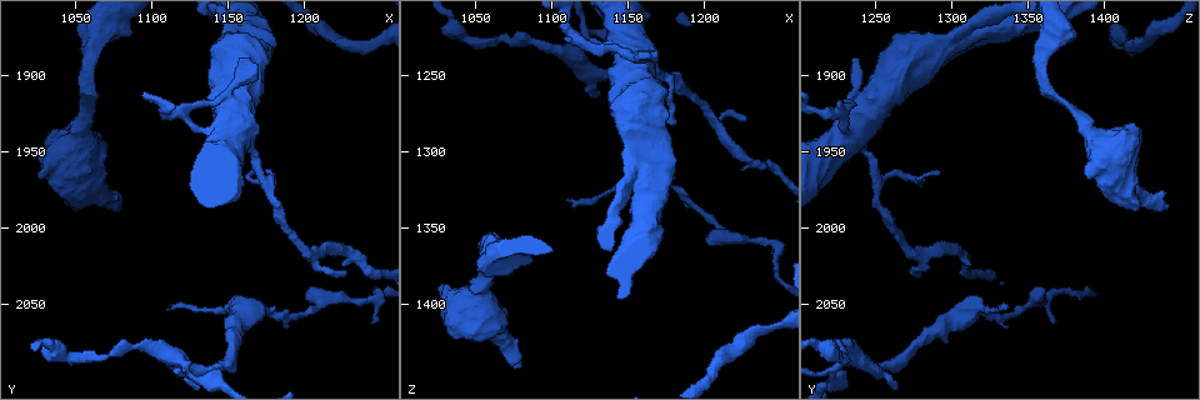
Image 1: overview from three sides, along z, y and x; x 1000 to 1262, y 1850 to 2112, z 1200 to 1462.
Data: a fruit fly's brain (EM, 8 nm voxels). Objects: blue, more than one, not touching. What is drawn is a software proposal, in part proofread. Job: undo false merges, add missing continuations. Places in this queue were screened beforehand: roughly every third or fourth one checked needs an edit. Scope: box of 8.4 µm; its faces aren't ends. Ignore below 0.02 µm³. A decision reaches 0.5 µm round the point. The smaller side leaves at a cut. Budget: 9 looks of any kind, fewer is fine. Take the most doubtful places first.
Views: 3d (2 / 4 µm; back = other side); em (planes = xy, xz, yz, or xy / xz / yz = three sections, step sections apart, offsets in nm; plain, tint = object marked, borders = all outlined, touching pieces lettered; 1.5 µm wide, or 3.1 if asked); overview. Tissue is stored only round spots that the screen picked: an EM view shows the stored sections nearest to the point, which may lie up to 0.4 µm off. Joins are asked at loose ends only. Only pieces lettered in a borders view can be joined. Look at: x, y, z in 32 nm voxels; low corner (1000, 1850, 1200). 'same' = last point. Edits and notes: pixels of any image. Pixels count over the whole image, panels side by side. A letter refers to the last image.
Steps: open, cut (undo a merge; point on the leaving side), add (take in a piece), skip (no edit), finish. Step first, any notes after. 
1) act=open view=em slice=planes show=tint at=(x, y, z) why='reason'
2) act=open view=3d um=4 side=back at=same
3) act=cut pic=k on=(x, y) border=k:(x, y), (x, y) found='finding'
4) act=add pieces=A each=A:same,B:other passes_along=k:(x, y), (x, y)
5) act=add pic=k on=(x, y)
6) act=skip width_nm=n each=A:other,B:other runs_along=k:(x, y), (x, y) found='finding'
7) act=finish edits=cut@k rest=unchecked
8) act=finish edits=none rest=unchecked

act=open view=3d um=4 at=(1162, 1890, 1234) why='an open end'

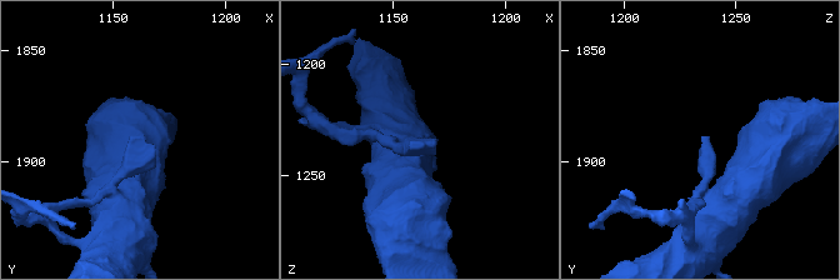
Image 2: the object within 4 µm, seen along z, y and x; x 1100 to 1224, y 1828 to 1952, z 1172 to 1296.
act=open view=em slice=planes show=borders at=(1164, 1890, 1235) why='need the tissue'

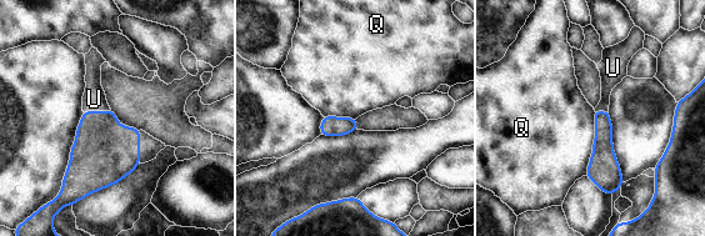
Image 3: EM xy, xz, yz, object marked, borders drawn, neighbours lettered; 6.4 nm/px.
act=add pieces=U longest_contact=Q:420nm each=Q:other,U:same found='it goes on there'

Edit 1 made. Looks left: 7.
act=open view=overview

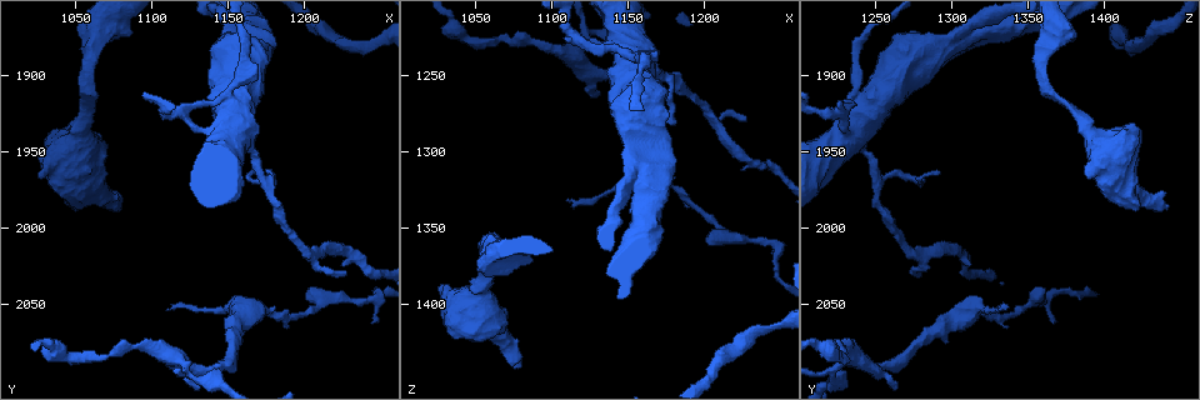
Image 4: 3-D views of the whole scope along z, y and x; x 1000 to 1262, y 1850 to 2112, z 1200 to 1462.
act=open view=em slice=planes show=borders at=(1076, 1984, 1444) why='thick end'

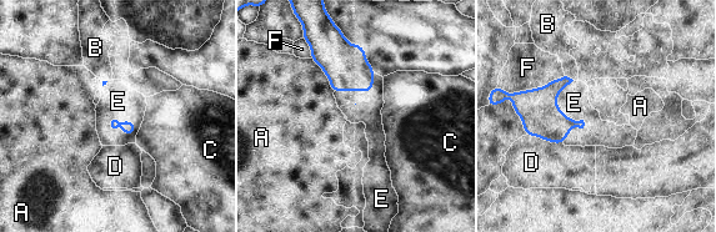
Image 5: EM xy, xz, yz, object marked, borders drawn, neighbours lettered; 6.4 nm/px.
act=add pieces=E each=A:other,B:other,C:other,D:other,E:same,F:other passes_along=5:(537, 107), (570, 119), (574, 102) found='the neuron continues'

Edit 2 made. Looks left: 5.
act=open view=em slice=planes show=borders at=(1242, 2048, 1360) why='sudden change in width'

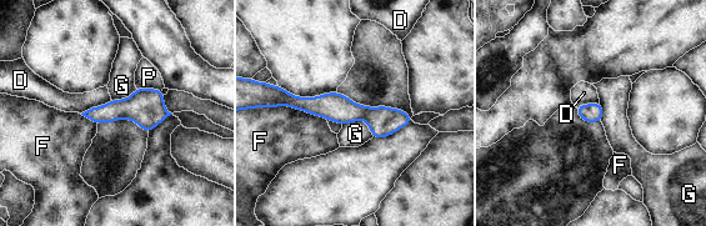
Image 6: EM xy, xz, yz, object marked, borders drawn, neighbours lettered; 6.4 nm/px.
act=skip each=D:other,F:other,G:other,P:other runs_along=6:(281, 101), (406, 119) found='continuous, no second neuron'

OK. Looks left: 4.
act=finish edits=add@3,add@5 rest=unchecked

